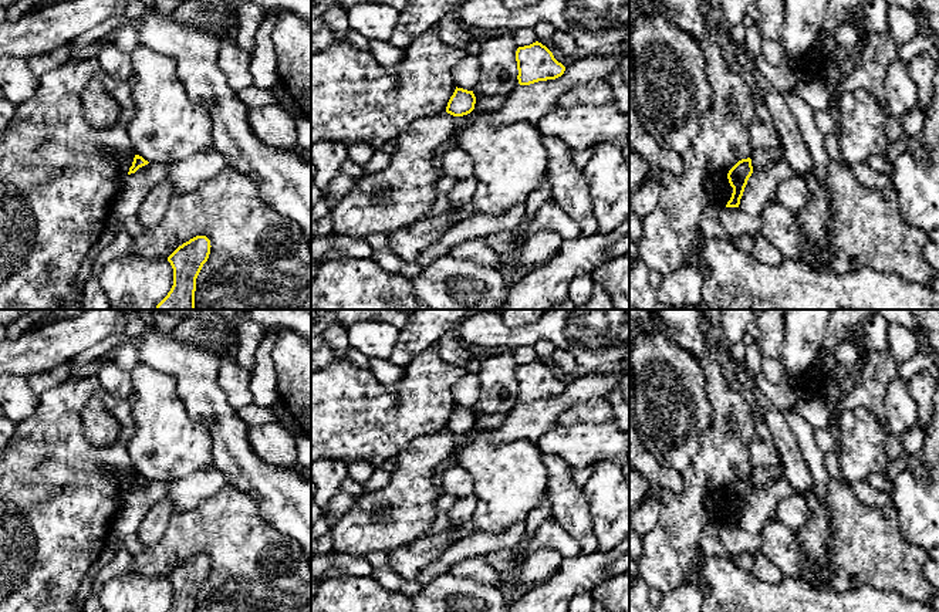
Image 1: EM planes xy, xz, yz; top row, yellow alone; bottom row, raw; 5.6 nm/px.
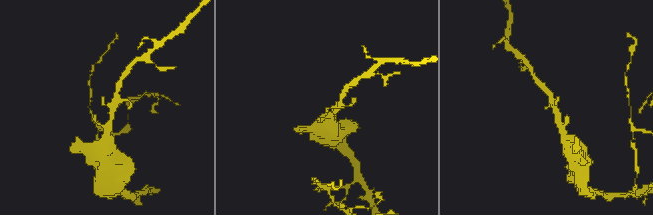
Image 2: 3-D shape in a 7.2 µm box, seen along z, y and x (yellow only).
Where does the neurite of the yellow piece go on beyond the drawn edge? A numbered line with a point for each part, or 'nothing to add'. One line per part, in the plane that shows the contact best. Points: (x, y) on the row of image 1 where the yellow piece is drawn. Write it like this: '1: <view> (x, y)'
nothing to add

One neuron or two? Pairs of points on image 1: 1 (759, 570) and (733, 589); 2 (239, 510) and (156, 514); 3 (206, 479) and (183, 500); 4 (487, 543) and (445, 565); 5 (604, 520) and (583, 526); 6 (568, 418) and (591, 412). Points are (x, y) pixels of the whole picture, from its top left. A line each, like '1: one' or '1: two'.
1: two
2: two
3: one
4: one
5: two
6: one

